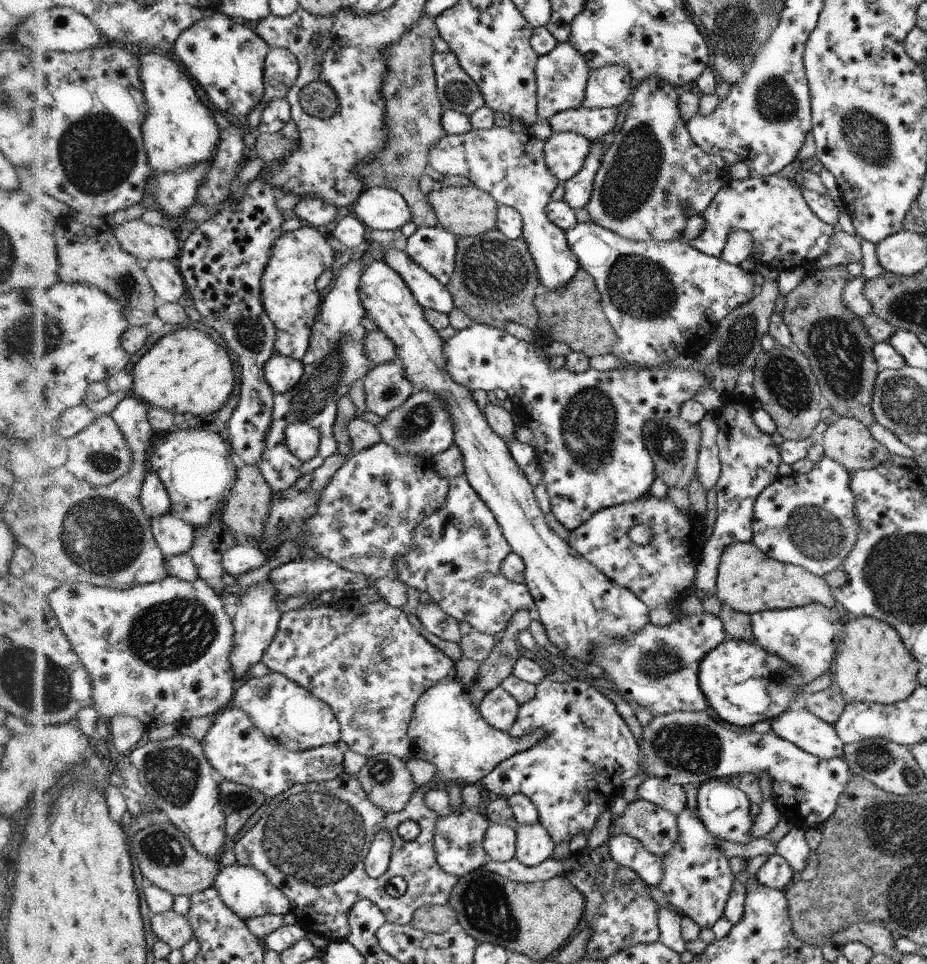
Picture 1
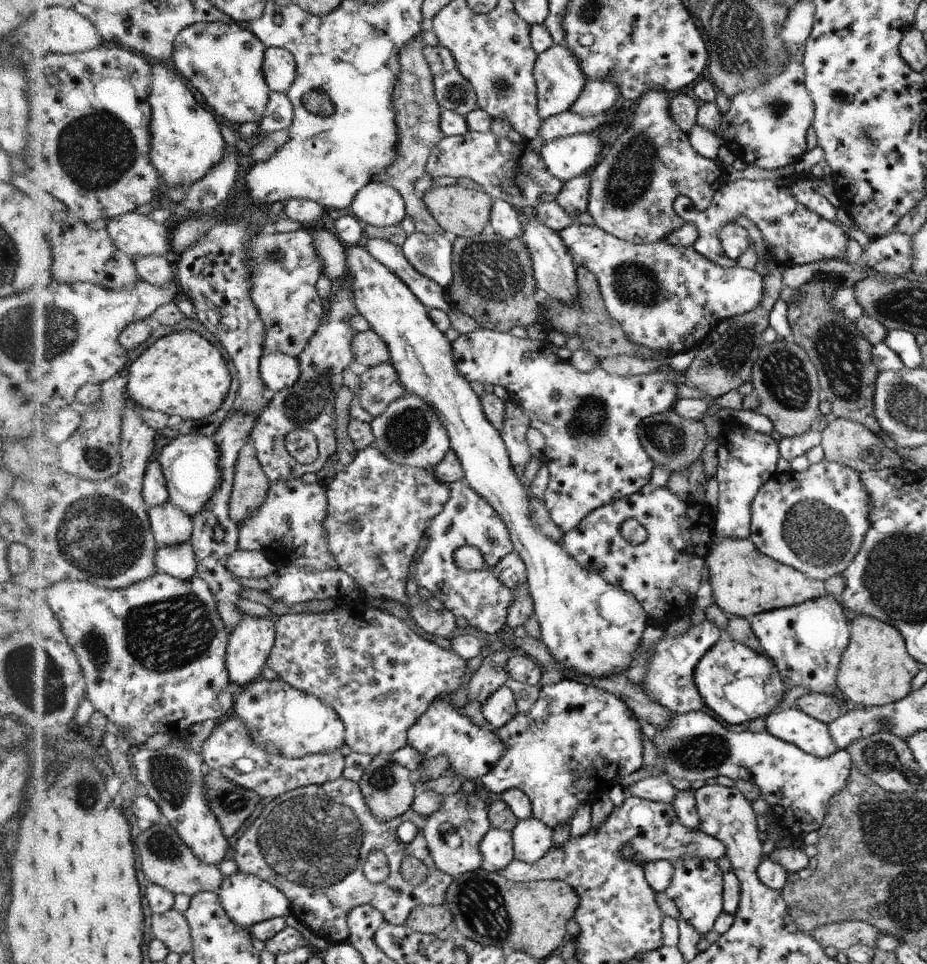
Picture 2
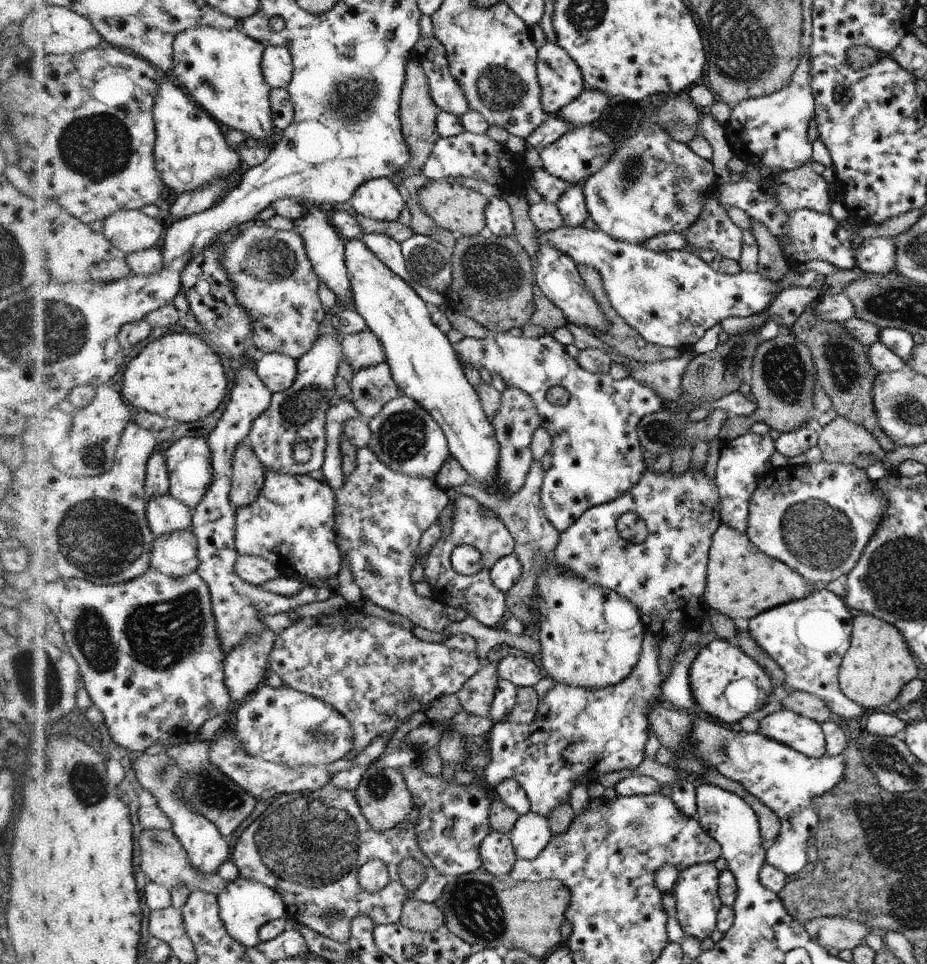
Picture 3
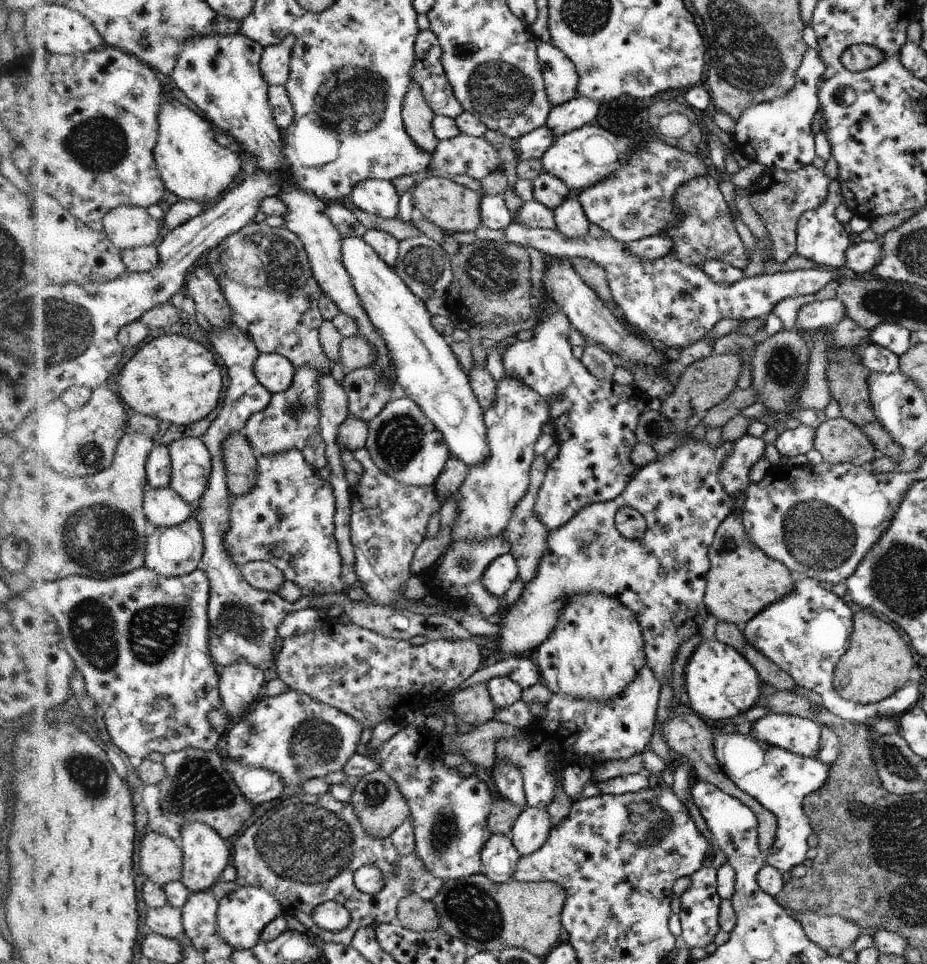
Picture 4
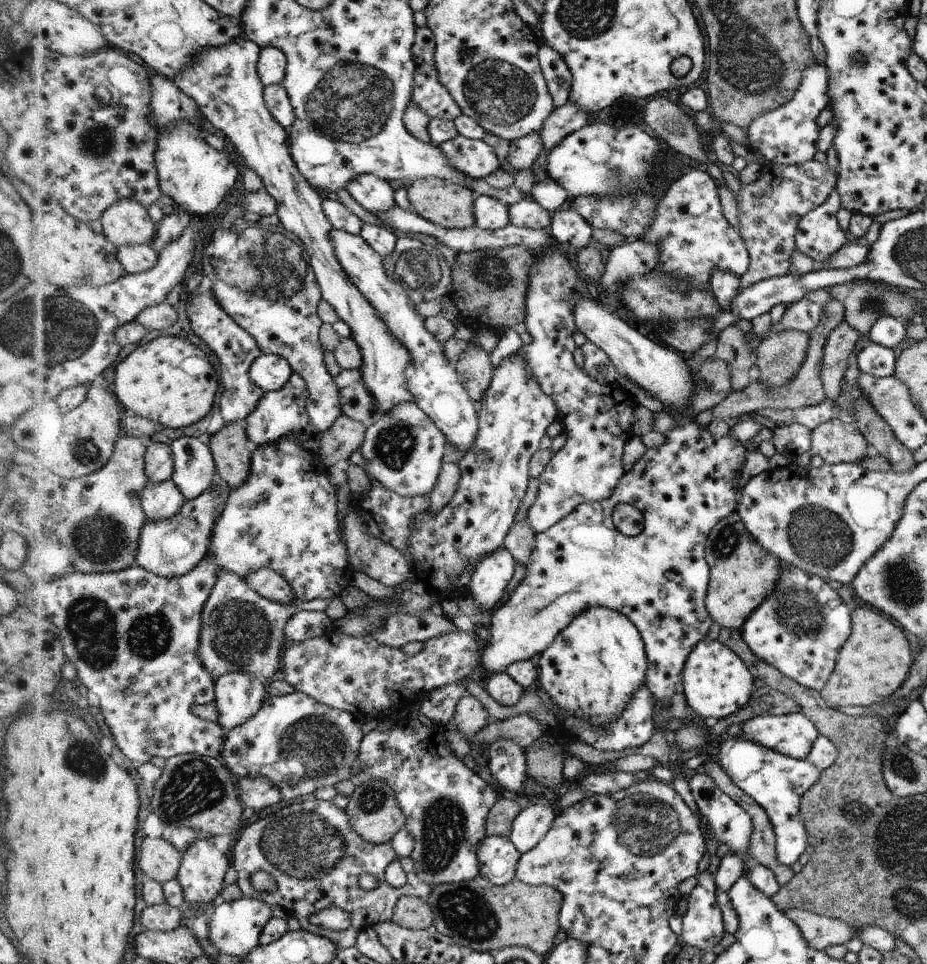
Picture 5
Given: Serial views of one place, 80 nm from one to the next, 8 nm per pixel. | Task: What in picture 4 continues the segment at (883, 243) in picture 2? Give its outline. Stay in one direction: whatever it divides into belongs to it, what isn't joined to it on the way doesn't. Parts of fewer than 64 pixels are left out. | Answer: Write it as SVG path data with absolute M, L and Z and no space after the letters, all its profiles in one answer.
M854 239L845 252L845 266L860 276L866 276L871 272L875 264L878 264L882 249L880 241L867 242Z

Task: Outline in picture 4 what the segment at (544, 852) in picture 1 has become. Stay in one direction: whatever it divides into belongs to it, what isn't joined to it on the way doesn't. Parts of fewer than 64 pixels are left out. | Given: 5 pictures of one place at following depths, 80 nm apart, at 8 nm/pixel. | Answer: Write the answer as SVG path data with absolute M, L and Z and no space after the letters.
M526 806L518 815L510 837L521 856L535 853L550 836L550 816L547 810Z

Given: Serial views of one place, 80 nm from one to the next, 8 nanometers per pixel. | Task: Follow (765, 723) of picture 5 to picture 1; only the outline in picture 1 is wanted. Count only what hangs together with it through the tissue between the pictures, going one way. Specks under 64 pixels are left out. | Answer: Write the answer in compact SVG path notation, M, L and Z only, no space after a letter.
M806 708L782 711L770 723L772 732L814 756L833 759L844 754L844 744L833 724L814 716Z

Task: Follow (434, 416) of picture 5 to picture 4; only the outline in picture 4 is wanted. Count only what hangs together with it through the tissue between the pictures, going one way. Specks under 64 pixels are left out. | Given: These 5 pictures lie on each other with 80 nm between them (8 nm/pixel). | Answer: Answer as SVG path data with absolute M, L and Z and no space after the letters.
M344 237L342 248L341 259L352 278L358 296L361 297L361 303L389 348L395 366L395 388L399 394L410 397L410 400L415 401L425 411L425 415L444 434L445 443L449 445L449 451L454 457L460 459L466 466L486 462L492 455L492 450L487 442L488 428L484 419L485 408L473 391L469 377L462 371L450 346L450 341L447 341L446 337L433 327L432 316L428 313L424 301L410 290L403 278L398 276L398 273L394 272L394 269L386 264L381 256L378 256L378 253L363 237Z

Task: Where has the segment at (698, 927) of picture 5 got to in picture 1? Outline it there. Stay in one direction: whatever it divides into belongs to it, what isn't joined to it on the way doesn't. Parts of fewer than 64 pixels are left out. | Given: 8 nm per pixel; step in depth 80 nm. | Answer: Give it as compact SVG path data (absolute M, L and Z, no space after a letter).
M687 806L684 807L677 814L677 824L679 828L679 842L668 855L663 857L665 874L658 888L664 894L667 894L668 902L681 915L691 918L701 929L711 929L718 922L718 919L723 916L726 901L733 892L734 881L742 879L742 874L732 874L732 870L728 866L729 859L717 846L720 840L709 833L709 829L705 827L704 822L700 820L697 813L692 812Z

